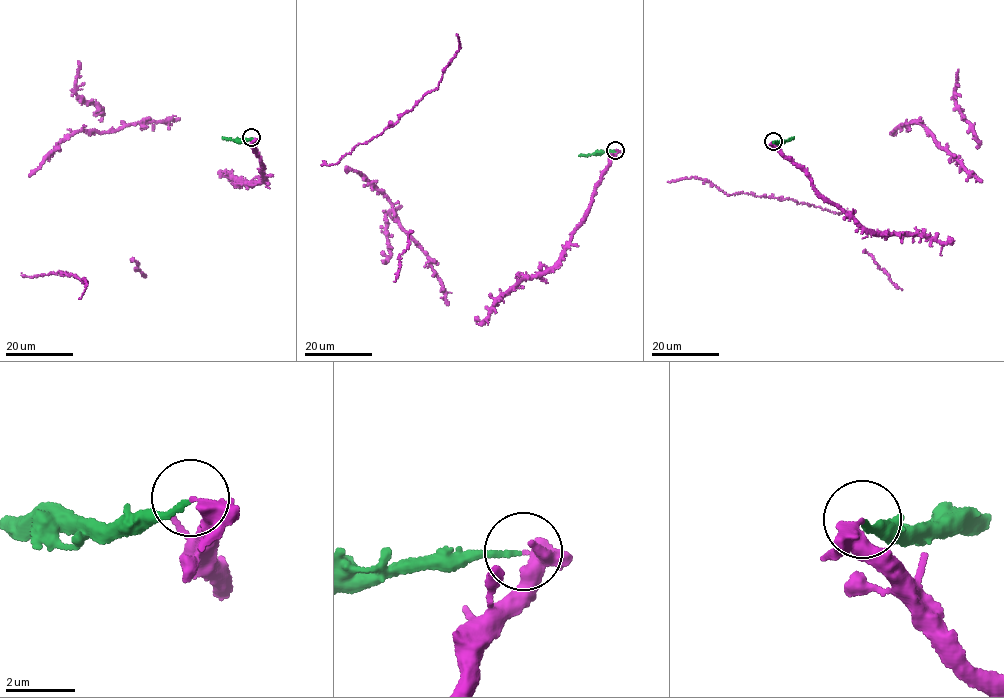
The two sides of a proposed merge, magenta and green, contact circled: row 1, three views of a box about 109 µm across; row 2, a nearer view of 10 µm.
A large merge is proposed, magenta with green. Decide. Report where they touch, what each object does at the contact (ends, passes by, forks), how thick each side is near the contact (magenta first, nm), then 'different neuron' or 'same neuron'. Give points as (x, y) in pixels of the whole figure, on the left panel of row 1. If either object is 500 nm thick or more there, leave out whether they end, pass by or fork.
(251, 137) | magenta passes by | green ends | 320/160 nm | different neuron

